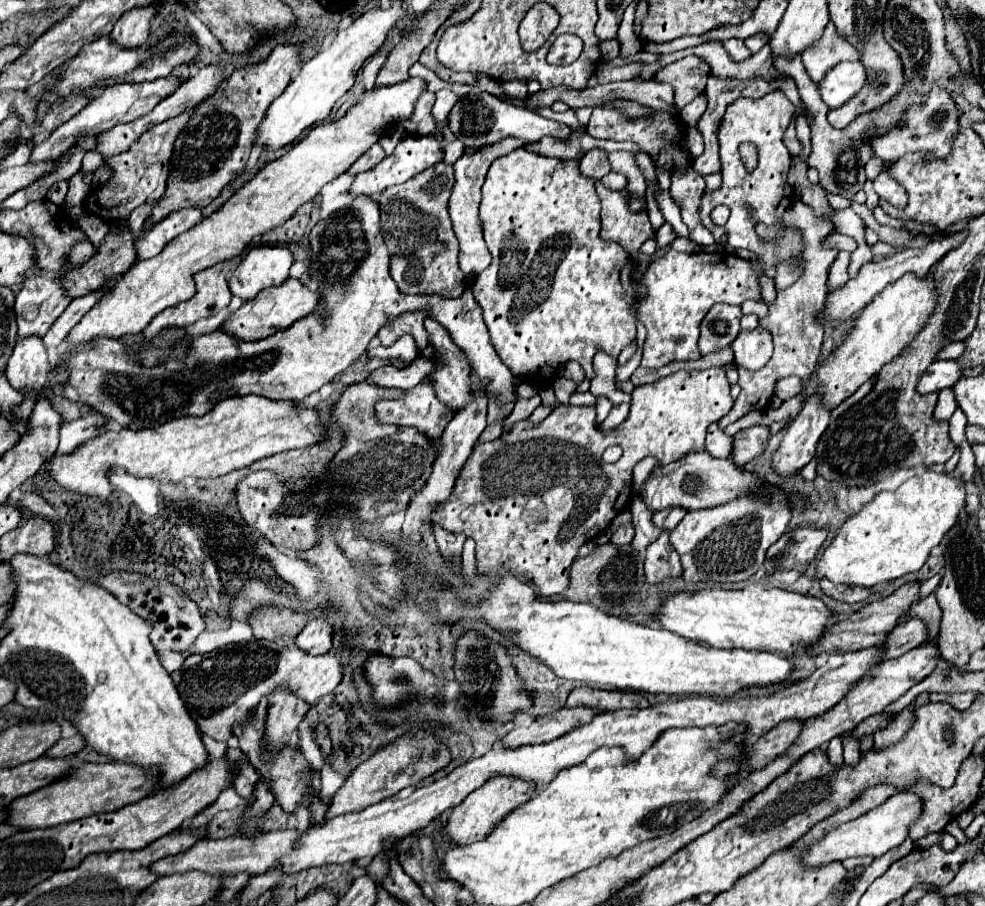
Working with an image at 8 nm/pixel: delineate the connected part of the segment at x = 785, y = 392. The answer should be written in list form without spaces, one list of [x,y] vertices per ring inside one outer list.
[[[787,377],[787,379],[783,379],[783,381],[777,383],[777,387],[775,387],[775,395],[777,395],[779,399],[785,401],[785,399],[793,397],[795,393],[799,393],[801,383],[803,383],[803,381],[799,381],[797,377]]]

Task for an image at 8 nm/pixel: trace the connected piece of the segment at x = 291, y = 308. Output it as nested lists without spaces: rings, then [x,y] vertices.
[[[287,279],[283,285],[263,289],[255,299],[245,301],[235,313],[227,317],[227,321],[221,325],[221,331],[241,341],[259,341],[279,329],[287,329],[291,323],[295,323],[295,319],[301,319],[303,315],[309,315],[313,309],[317,309],[317,305],[319,305],[317,293],[303,287],[297,279]]]

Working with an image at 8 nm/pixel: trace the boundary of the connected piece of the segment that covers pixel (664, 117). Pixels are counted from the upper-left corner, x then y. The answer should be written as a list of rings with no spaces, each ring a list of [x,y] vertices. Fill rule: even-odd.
[[[593,107],[593,115],[591,115],[591,121],[587,125],[587,133],[591,137],[597,137],[597,139],[631,141],[631,143],[639,145],[639,149],[651,157],[655,169],[669,171],[669,175],[671,175],[669,193],[671,193],[673,201],[677,203],[677,207],[681,209],[683,223],[691,231],[691,241],[701,245],[701,247],[715,245],[715,239],[713,239],[711,231],[701,223],[701,217],[699,217],[699,205],[701,205],[701,197],[703,197],[703,191],[705,191],[705,181],[693,169],[693,159],[691,159],[687,139],[685,139],[687,125],[679,117],[671,115],[669,111],[653,111],[653,113],[645,115],[645,117],[629,119],[617,107]]]

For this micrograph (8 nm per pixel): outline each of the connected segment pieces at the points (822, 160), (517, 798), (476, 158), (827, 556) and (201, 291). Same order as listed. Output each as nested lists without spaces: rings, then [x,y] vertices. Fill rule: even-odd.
[[[777,55],[773,61],[777,67],[777,71],[785,71],[787,75],[791,75],[799,87],[799,95],[805,101],[807,109],[813,113],[813,123],[811,123],[811,153],[807,157],[807,167],[815,167],[819,171],[819,175],[835,175],[835,193],[837,195],[845,195],[845,197],[853,197],[865,183],[865,163],[871,157],[871,147],[867,147],[867,139],[863,139],[863,135],[867,135],[867,131],[871,131],[871,123],[867,123],[867,119],[855,119],[851,125],[847,125],[845,129],[835,129],[829,125],[827,121],[827,109],[825,103],[821,101],[819,95],[819,85],[811,81],[811,77],[805,71],[805,65],[801,61],[801,55]],[[839,173],[845,173],[845,179],[839,179]]]
[[[495,777],[489,779],[485,785],[469,793],[449,815],[447,825],[443,827],[441,835],[445,841],[451,841],[453,845],[471,845],[475,841],[487,839],[487,835],[493,833],[493,829],[519,805],[525,805],[527,799],[537,791],[535,783],[527,783],[515,777]]]
[[[505,137],[503,141],[495,143],[495,145],[485,145],[481,149],[477,149],[475,153],[463,153],[453,169],[455,169],[455,185],[453,185],[453,191],[451,191],[451,199],[449,199],[449,215],[451,215],[451,221],[453,221],[453,231],[459,239],[459,245],[461,245],[461,253],[459,253],[459,267],[463,273],[467,273],[467,279],[475,279],[479,273],[483,273],[489,265],[491,265],[491,253],[483,241],[483,231],[481,231],[481,223],[479,223],[479,215],[477,215],[477,207],[479,207],[479,195],[481,195],[481,185],[483,185],[483,179],[487,175],[487,169],[489,165],[523,147],[525,141],[523,139],[517,139],[517,137]]]
[[[927,469],[923,475],[901,483],[895,491],[881,491],[873,503],[841,525],[837,537],[821,555],[815,577],[873,587],[881,581],[893,581],[905,573],[919,571],[931,549],[957,523],[961,507],[965,507],[965,481],[947,471]]]
[[[219,261],[217,265],[209,267],[209,269],[203,269],[199,273],[193,275],[195,279],[195,285],[197,285],[197,293],[179,303],[179,305],[173,305],[173,307],[167,307],[163,309],[161,313],[157,313],[157,317],[151,319],[151,323],[145,327],[145,335],[151,337],[151,335],[157,335],[159,331],[167,329],[167,327],[187,327],[191,323],[195,323],[197,319],[203,319],[203,317],[211,317],[211,315],[217,315],[221,309],[225,309],[229,303],[231,303],[231,291],[229,291],[229,283],[227,283],[227,273],[231,271],[231,265],[229,261]]]

